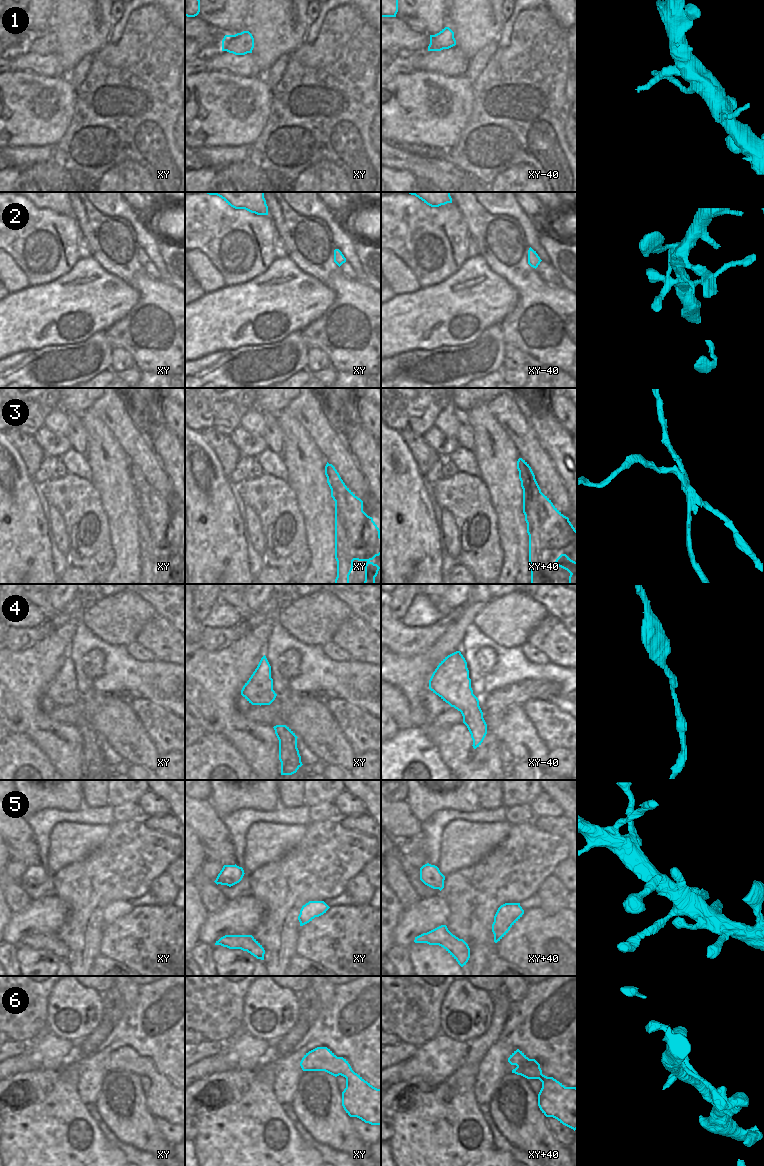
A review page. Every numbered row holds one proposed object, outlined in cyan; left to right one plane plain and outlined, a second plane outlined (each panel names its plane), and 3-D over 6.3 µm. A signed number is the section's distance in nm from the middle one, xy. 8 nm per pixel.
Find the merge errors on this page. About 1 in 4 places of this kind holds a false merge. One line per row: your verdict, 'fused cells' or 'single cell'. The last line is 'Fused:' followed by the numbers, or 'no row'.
1: single cell
2: single cell
3: fused cells
4: single cell
5: single cell
6: single cell
Fused: 3

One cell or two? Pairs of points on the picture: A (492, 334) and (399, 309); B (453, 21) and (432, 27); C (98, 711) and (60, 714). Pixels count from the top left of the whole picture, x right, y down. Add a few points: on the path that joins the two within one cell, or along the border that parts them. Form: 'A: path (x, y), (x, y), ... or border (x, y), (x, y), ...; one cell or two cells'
A: border (499, 324), (487, 327), (476, 338), (463, 344); two cells
B: border (448, 10), (445, 26); two cells
C: path (89, 711), (69, 714); one cell

